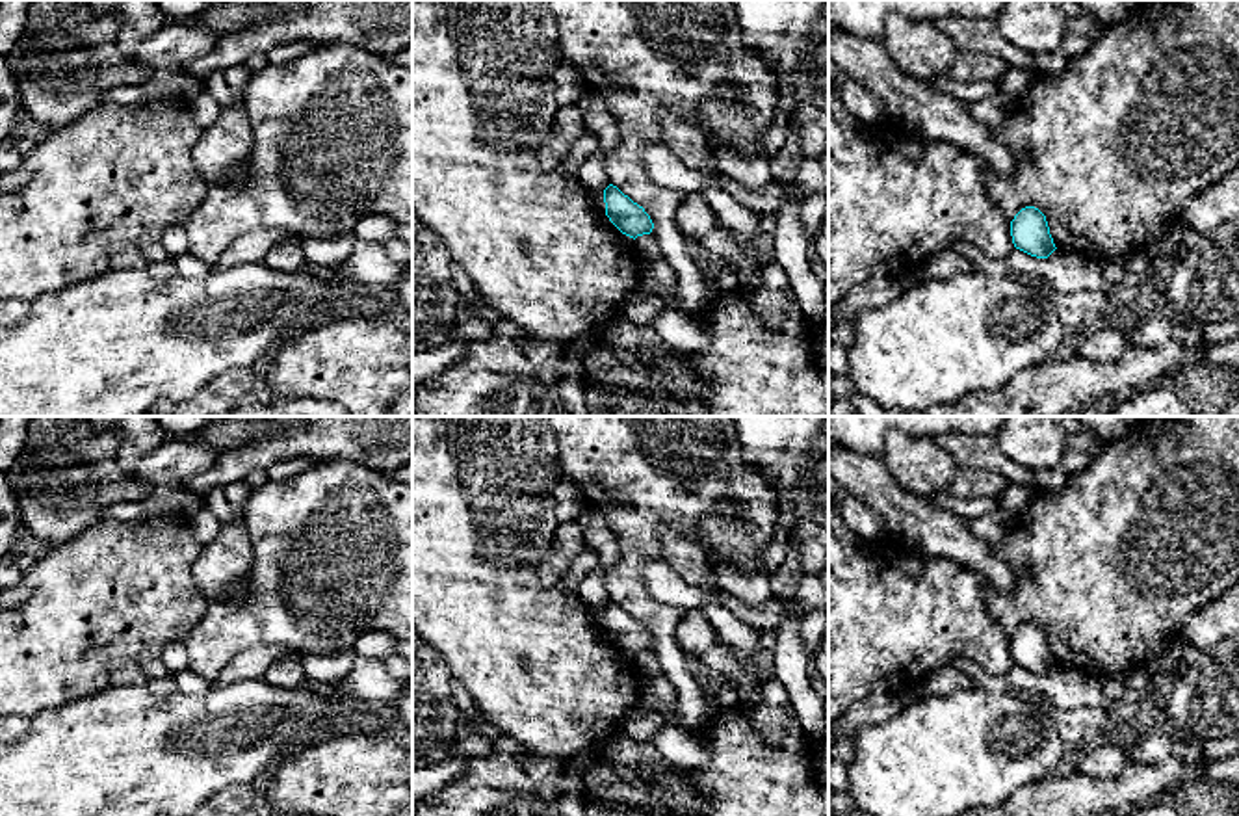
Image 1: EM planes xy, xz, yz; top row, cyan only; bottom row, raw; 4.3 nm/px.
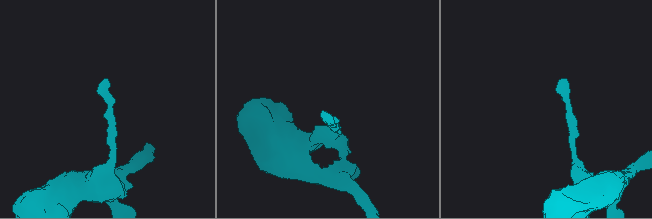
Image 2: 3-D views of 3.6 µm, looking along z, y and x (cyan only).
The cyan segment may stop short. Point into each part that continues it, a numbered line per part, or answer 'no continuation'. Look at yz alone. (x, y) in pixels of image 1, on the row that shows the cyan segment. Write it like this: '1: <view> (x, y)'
no continuation

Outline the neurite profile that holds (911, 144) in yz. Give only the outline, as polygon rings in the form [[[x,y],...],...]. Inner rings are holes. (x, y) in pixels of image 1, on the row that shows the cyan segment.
[[[901,126],[897,149],[912,162],[918,162],[923,152],[923,138],[914,130]]]

